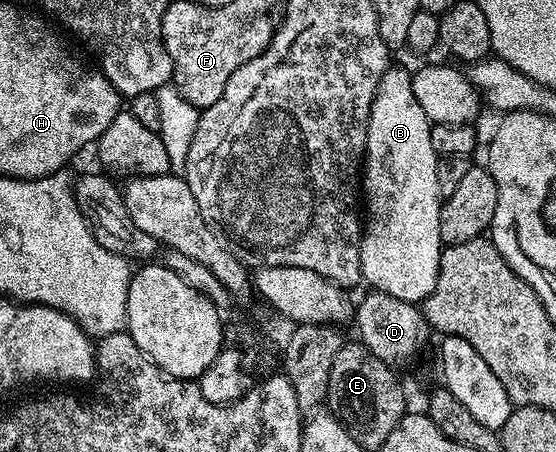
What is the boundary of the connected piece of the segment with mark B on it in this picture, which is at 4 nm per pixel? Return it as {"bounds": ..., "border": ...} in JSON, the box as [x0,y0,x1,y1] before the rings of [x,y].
{"bounds":[361,67,443,303],"border":[[[391,67],[377,88],[377,97],[371,107],[369,126],[367,127],[367,143],[365,144],[365,160],[363,162],[363,209],[367,216],[363,221],[363,232],[361,235],[361,275],[364,284],[370,290],[387,295],[395,295],[395,299],[412,301],[414,303],[424,302],[435,291],[435,283],[439,275],[439,263],[441,262],[441,250],[443,242],[439,235],[439,219],[441,218],[441,202],[443,200],[437,182],[437,158],[435,147],[431,147],[431,123],[427,115],[423,115],[423,107],[419,107],[419,99],[415,99],[413,90],[413,73],[410,70]]]}

